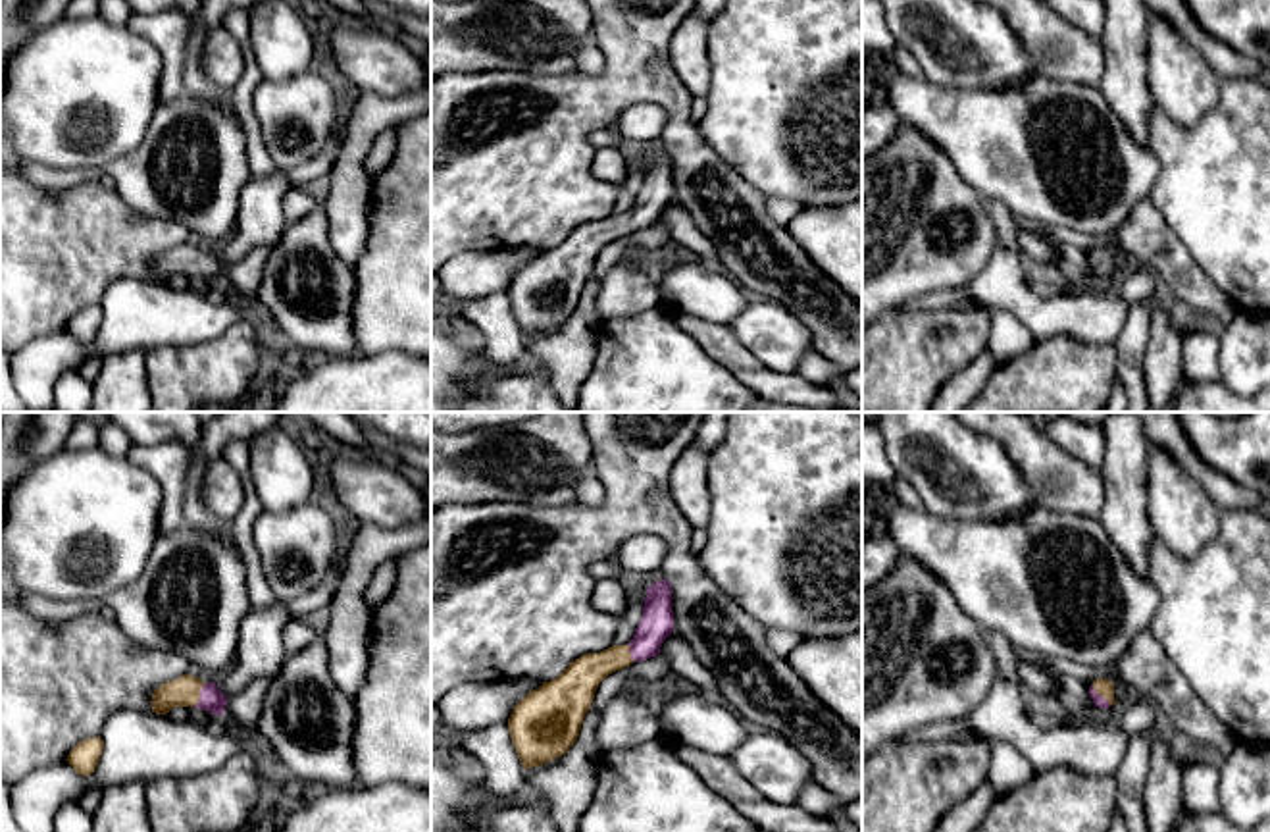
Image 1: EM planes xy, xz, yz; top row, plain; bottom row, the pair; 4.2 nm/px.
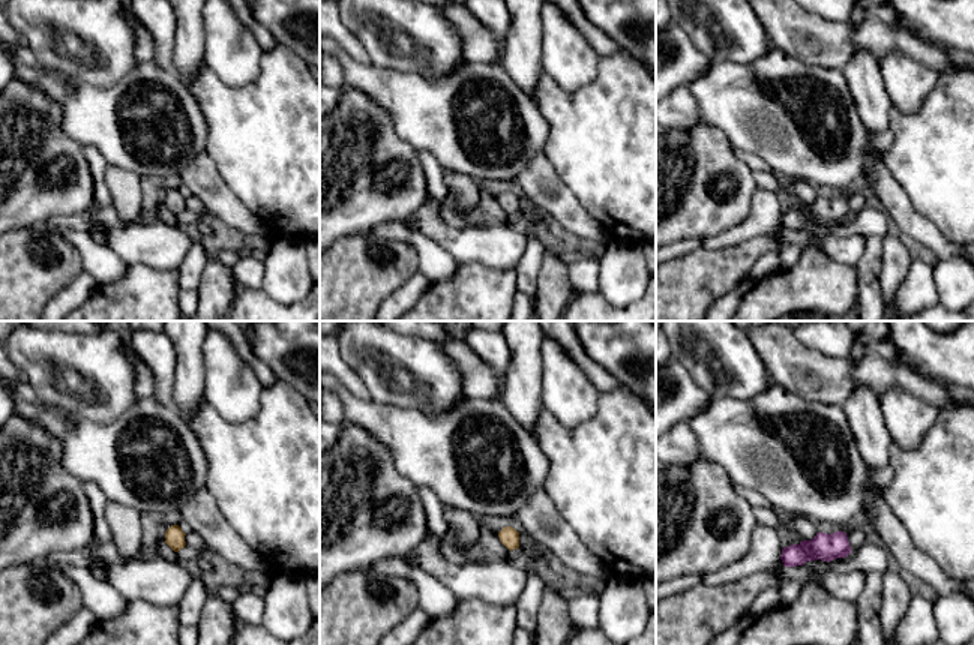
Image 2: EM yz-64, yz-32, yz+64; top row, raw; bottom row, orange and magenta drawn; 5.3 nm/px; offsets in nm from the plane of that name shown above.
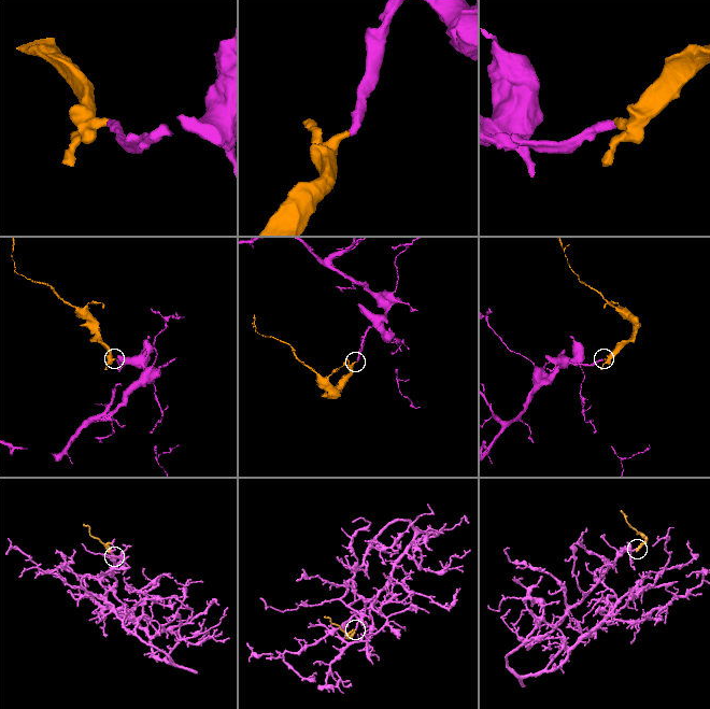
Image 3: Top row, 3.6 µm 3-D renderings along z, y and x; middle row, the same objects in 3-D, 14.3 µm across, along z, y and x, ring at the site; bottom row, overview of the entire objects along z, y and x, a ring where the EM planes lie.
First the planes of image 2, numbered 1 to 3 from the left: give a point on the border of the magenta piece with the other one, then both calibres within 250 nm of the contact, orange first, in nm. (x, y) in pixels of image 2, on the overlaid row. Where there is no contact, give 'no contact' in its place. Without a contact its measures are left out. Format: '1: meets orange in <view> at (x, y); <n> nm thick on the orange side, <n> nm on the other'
1: no contact
2: no contact
3: no contact

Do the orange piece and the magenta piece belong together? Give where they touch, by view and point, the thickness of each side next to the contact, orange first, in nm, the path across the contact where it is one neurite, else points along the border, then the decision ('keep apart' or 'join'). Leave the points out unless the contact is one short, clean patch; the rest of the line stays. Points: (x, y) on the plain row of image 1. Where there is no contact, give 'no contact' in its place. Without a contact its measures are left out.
xy (199, 264) | 130/100 nm | across xy (183, 260), (199, 264), (212, 268) | join

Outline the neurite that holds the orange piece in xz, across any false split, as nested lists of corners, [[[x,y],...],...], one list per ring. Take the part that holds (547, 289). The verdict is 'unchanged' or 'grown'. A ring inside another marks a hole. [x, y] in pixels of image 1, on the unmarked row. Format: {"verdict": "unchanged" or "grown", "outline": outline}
{"verdict": "grown", "outline": [[[664,146],[647,156],[643,187],[627,214],[612,214],[572,229],[558,247],[543,250],[514,275],[508,300],[523,337],[568,322],[577,310],[598,252],[633,229],[656,225],[672,200],[672,154]]]}

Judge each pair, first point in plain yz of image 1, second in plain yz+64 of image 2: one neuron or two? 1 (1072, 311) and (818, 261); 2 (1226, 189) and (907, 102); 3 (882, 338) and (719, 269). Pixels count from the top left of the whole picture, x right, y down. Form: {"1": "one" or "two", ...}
{"1": "two", "2": "two", "3": "one"}

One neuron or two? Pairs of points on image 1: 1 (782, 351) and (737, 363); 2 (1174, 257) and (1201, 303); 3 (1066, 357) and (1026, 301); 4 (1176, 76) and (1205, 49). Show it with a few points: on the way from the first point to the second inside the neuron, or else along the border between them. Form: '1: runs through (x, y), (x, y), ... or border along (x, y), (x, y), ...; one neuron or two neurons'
1: border along (728, 324), (732, 334), (764, 364), (793, 374); two neurons
2: runs through (1176, 268), (1197, 291); one neuron
3: border along (1097, 341), (1053, 334), (1036, 343); two neurons
4: border along (1165, 24), (1220, 78); two neurons

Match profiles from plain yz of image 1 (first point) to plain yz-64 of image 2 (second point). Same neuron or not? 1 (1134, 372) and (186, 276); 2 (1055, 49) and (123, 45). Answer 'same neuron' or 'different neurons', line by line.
1: same neuron
2: different neurons

